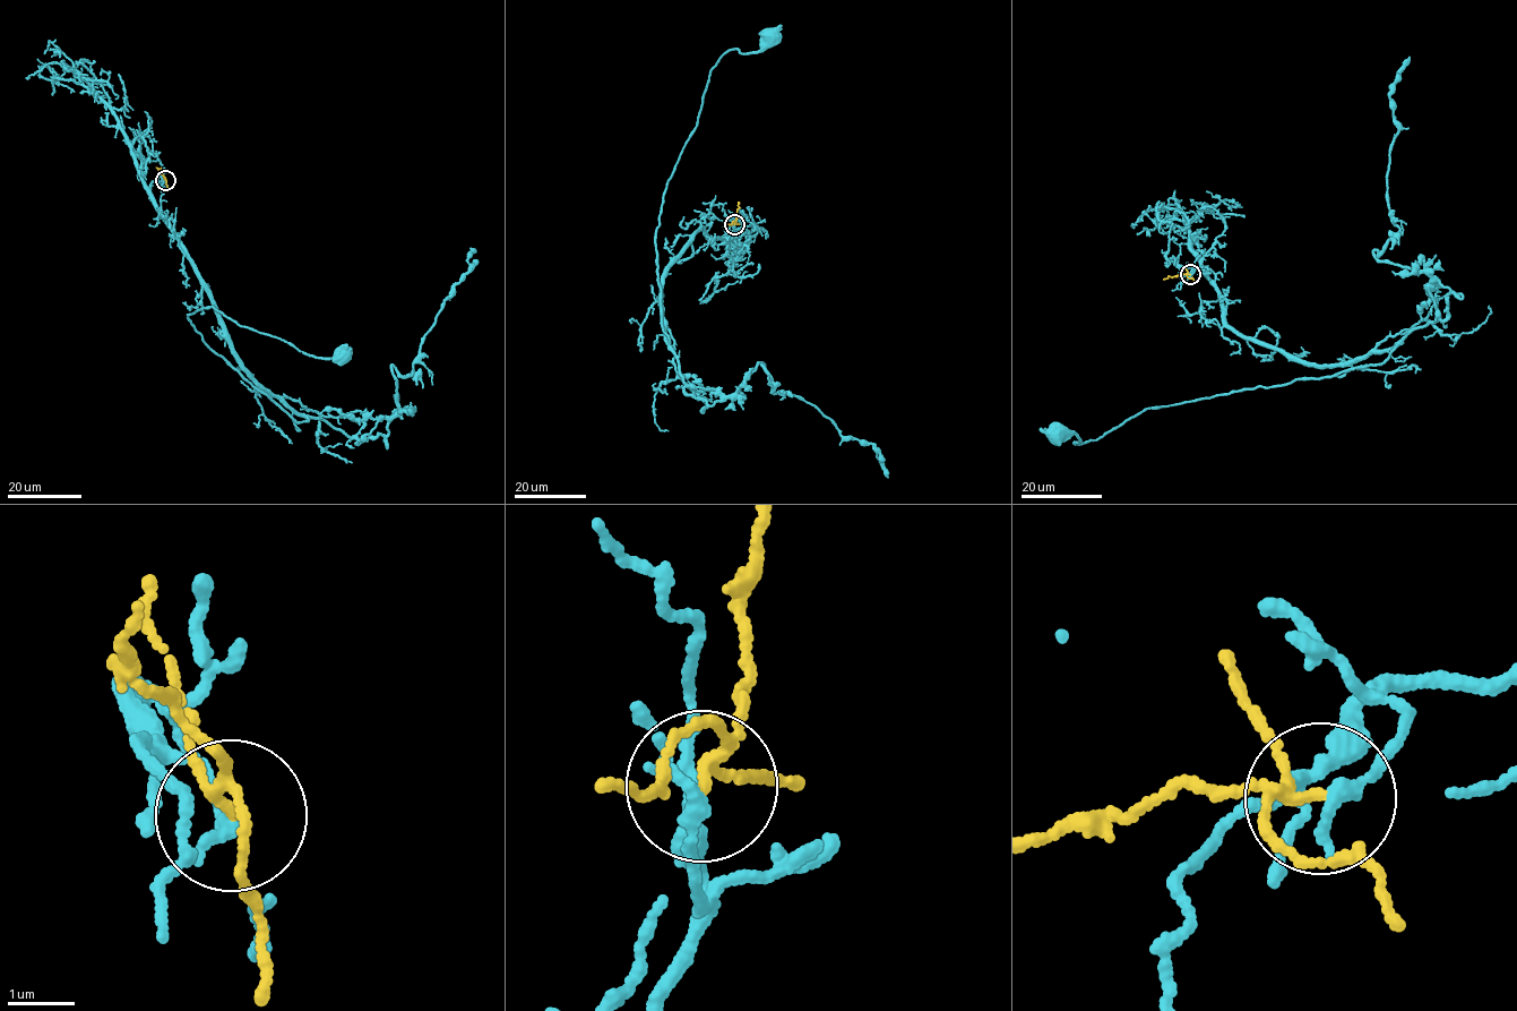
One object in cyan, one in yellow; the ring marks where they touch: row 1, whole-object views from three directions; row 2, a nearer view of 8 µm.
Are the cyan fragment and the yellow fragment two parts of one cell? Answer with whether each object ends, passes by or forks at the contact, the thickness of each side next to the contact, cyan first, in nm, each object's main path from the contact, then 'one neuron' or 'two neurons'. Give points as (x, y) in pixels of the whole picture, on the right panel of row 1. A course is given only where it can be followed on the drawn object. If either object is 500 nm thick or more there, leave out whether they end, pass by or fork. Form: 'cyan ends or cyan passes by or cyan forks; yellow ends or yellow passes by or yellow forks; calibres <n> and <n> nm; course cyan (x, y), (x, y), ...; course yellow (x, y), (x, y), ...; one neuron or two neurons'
cyan ends; yellow forks; calibres 240 and 100 nm; course cyan (1190, 274), (1212, 271), (1225, 324), (1303, 361), (1396, 347), (1372, 366), (1153, 407), (1080, 444), (1054, 434); course yellow (1190, 274), (1163, 279); two neurons

